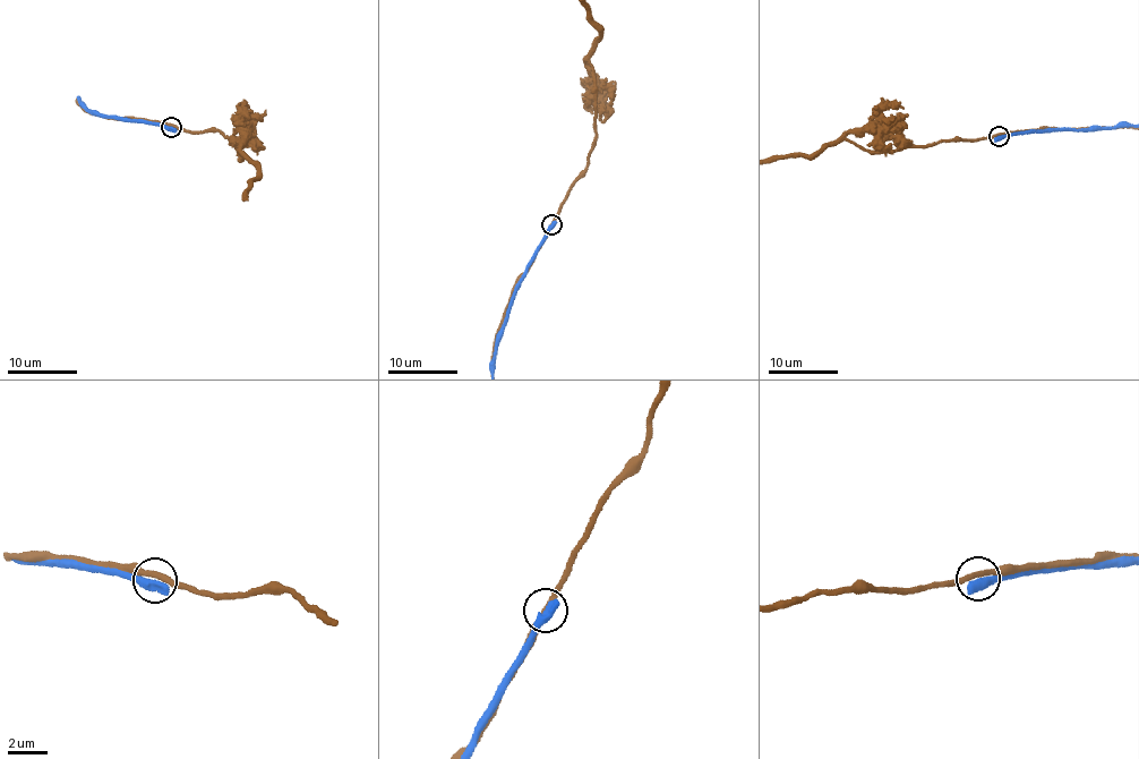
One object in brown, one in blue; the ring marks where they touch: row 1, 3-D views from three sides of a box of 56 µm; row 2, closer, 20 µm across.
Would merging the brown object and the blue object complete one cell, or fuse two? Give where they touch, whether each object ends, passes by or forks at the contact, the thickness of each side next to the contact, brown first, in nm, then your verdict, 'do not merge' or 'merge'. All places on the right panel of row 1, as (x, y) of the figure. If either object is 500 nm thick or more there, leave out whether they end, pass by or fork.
(999, 136) | 280/550 nm | do not merge

